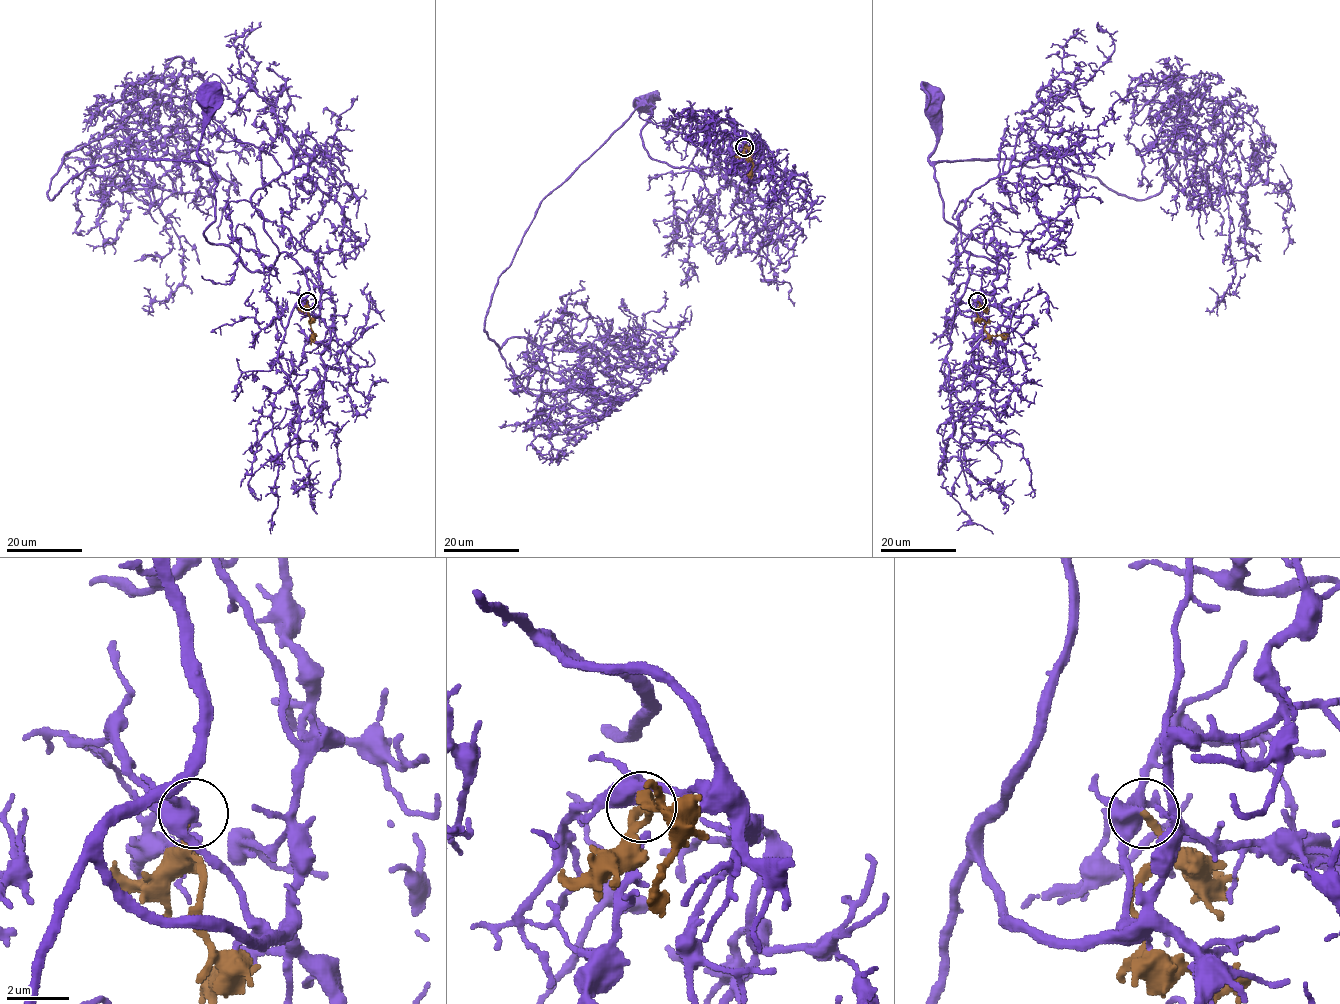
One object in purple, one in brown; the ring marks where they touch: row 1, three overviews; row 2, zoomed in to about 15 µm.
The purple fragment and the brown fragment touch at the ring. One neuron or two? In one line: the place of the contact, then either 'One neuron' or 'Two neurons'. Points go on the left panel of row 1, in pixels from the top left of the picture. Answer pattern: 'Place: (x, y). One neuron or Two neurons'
Place: (307, 301). Two neurons

